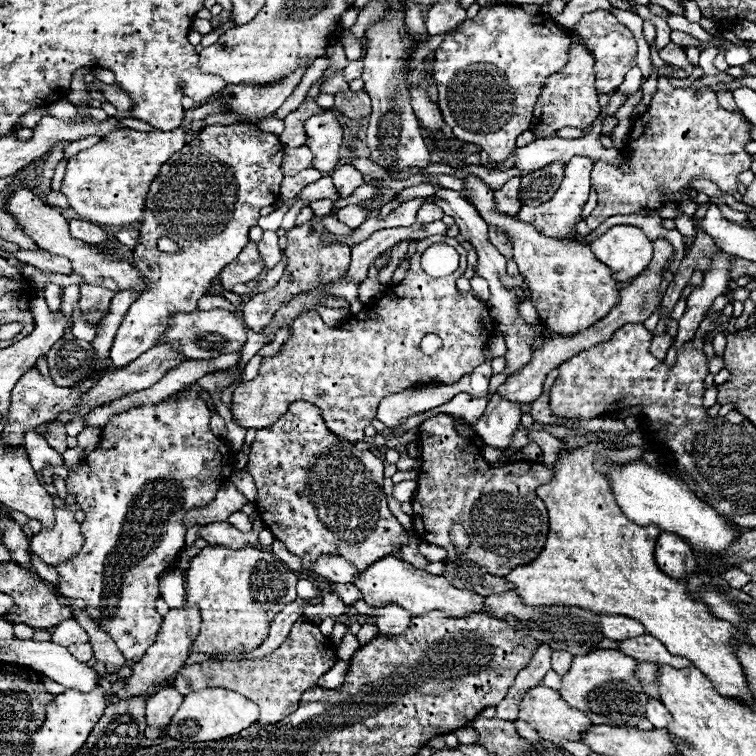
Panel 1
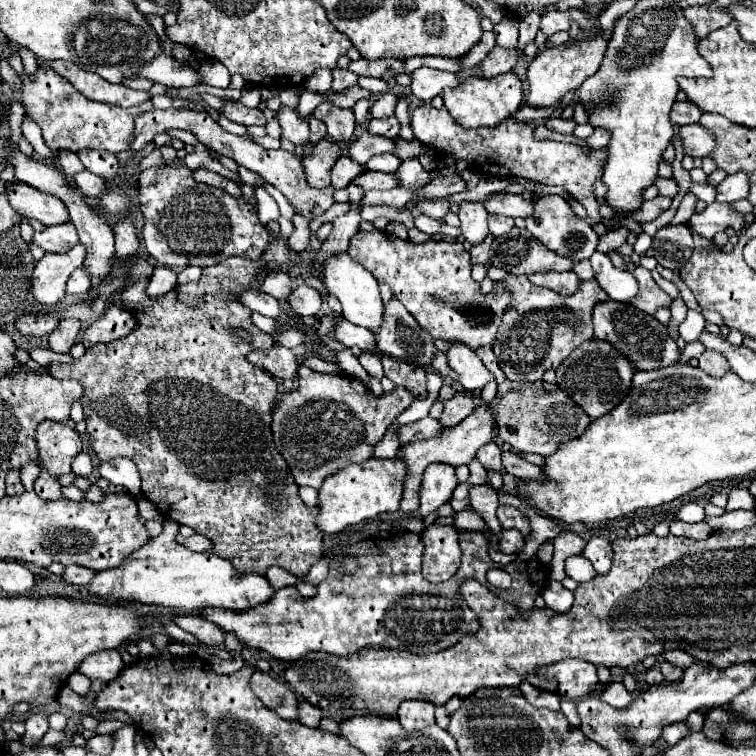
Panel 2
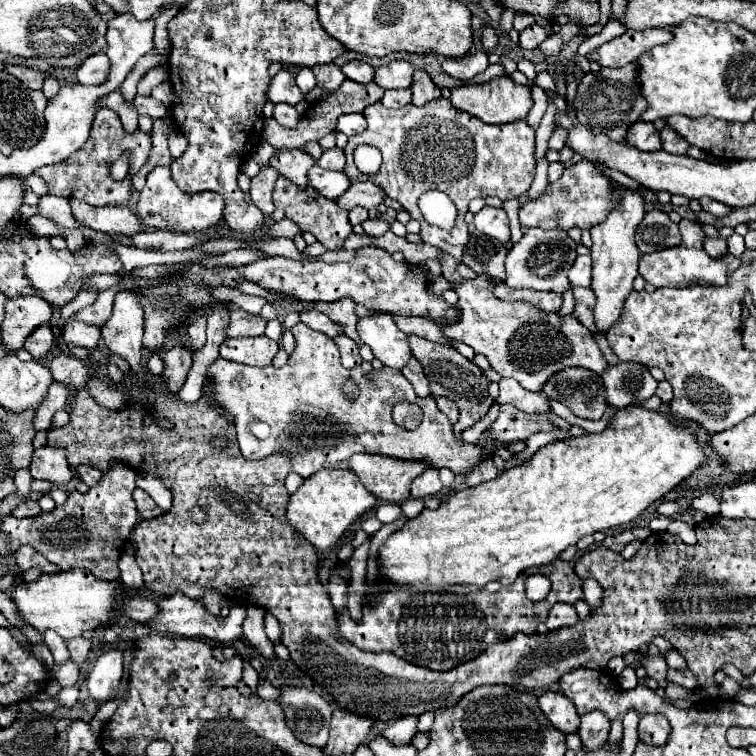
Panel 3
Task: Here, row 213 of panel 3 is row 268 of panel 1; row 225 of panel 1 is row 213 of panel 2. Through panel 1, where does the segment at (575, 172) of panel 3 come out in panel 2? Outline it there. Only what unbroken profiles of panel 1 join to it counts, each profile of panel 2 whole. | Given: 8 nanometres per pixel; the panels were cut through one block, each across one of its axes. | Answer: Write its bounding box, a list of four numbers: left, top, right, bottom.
[484,194,534,218]

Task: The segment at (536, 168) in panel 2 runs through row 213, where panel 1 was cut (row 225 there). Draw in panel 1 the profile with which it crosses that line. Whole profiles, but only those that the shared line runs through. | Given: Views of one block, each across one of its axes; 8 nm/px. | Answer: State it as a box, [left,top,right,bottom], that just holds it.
[586,76,752,228]

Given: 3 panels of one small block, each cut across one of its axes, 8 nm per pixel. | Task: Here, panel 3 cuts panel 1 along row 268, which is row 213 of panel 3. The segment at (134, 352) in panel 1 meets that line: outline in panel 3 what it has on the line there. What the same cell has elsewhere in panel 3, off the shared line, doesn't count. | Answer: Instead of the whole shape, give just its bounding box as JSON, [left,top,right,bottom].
[136,166,224,232]

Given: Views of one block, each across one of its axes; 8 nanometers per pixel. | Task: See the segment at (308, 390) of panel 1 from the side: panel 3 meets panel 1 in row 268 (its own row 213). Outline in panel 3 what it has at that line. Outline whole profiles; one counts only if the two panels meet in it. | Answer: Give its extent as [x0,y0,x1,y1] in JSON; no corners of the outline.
[344,98,534,260]

